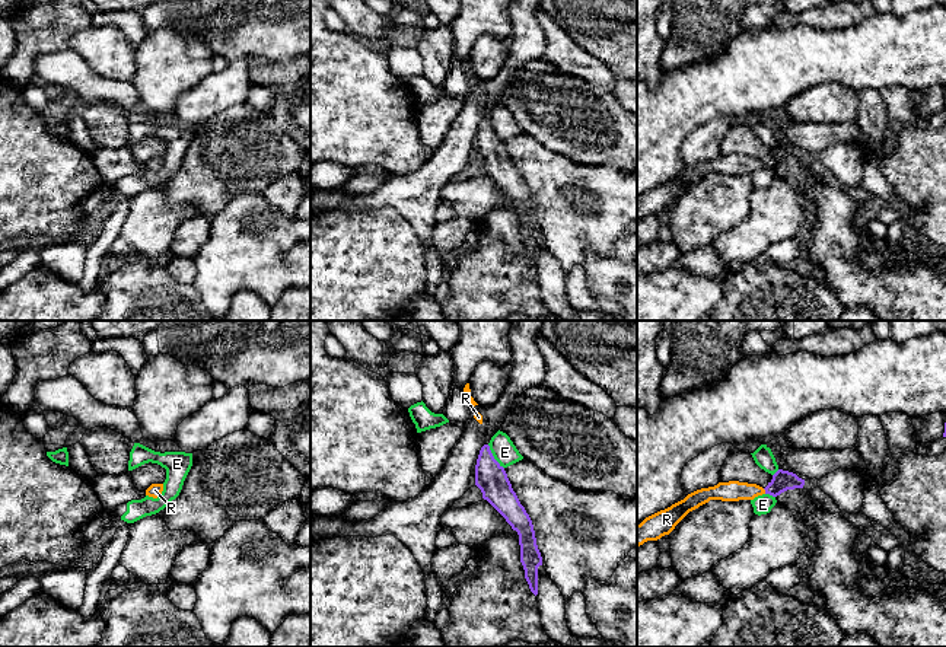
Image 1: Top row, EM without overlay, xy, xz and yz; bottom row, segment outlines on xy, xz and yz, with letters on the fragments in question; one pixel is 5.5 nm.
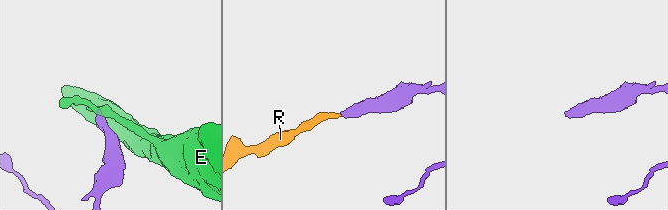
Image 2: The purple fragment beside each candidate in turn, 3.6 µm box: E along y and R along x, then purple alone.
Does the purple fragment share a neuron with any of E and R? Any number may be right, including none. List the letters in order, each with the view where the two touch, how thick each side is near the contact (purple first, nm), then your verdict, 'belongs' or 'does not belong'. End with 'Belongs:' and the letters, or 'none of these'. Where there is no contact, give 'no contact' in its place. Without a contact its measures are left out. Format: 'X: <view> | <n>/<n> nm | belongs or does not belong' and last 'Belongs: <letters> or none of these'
E: xz | 170/140 nm | does not belong
R: yz | 120/110 nm | belongs
Belongs: R

